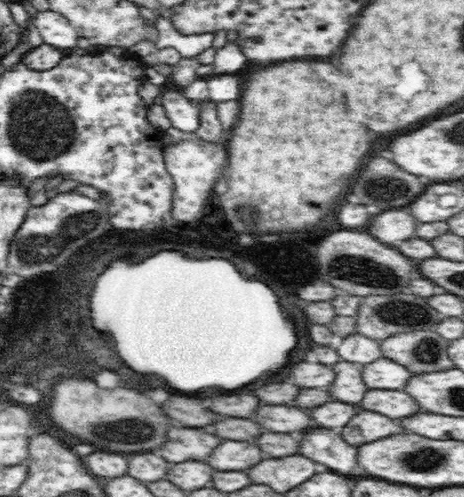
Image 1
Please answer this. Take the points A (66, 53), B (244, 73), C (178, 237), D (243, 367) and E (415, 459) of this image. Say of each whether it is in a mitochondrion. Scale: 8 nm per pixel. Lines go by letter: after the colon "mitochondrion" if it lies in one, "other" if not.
A: other
B: other
C: other
D: other
E: mitochondrion

